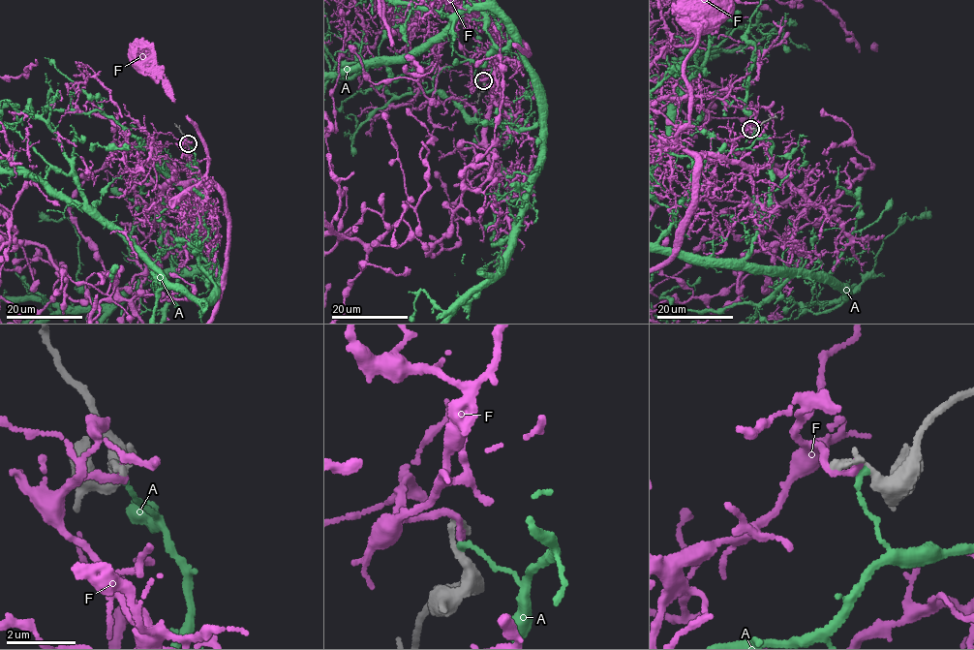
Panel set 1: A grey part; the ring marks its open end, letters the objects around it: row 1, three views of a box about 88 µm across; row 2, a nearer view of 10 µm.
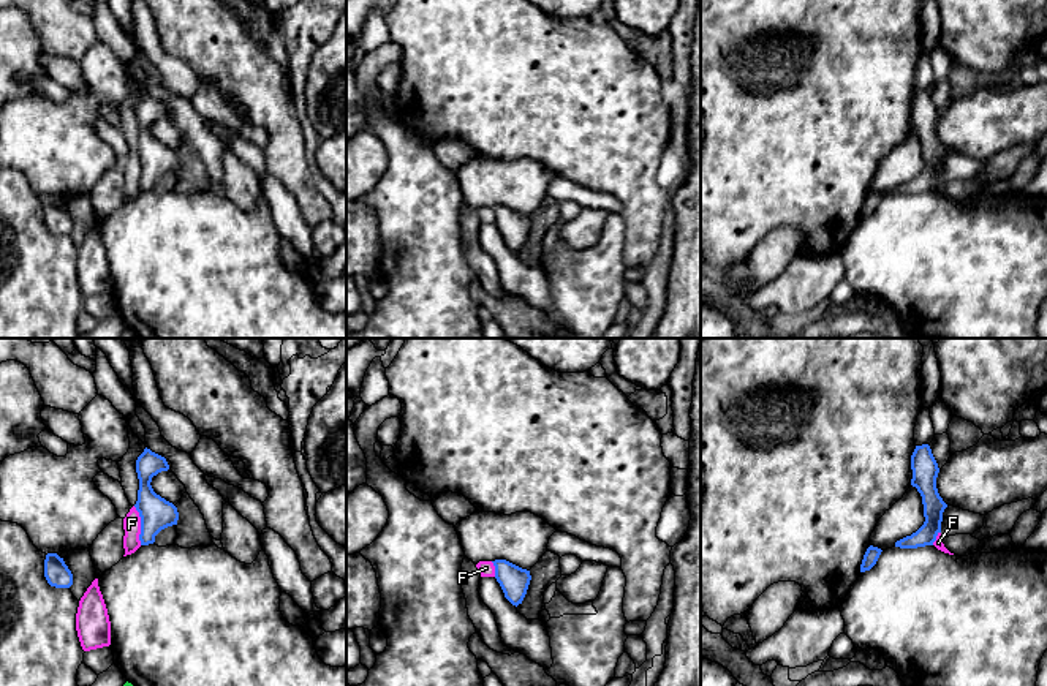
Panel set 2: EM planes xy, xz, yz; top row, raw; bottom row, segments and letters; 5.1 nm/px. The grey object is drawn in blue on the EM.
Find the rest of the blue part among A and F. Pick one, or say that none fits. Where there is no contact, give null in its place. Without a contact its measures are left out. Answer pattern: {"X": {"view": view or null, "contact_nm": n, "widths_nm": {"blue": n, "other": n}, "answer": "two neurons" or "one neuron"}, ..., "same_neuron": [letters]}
{"A": {"view": null, "answer": "two neurons"}, "F": {"view": "xy", "contact_nm": 200, "widths_nm": {"blue": 170, "other": 100}, "answer": "two neurons"}, "same_neuron": []}

